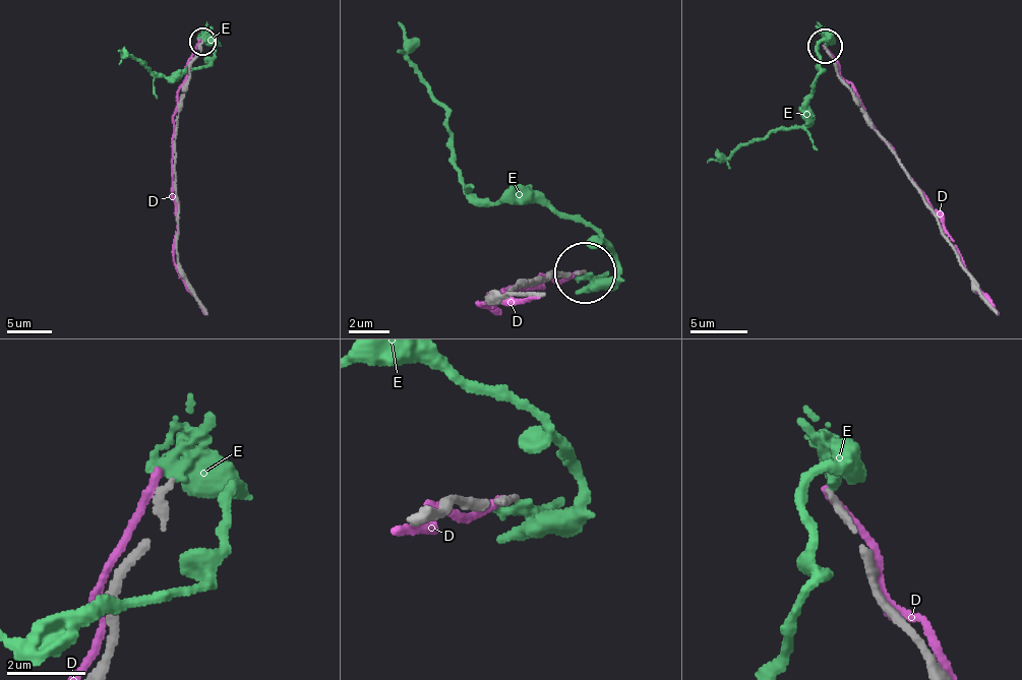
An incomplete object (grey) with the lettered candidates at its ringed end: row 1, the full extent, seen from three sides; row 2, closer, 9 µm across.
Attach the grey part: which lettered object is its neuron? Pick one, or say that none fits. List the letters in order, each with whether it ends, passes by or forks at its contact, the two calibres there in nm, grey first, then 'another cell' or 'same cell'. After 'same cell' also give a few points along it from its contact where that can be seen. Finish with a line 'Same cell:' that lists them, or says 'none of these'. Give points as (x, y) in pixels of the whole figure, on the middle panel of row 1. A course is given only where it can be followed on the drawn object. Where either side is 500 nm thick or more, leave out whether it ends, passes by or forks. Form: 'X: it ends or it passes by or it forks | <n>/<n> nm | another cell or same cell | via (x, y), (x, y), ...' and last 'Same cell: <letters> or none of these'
D: it ends | 200/240 nm | another cell
E: it ends | 200/420 nm | another cell
Same cell: none of these

